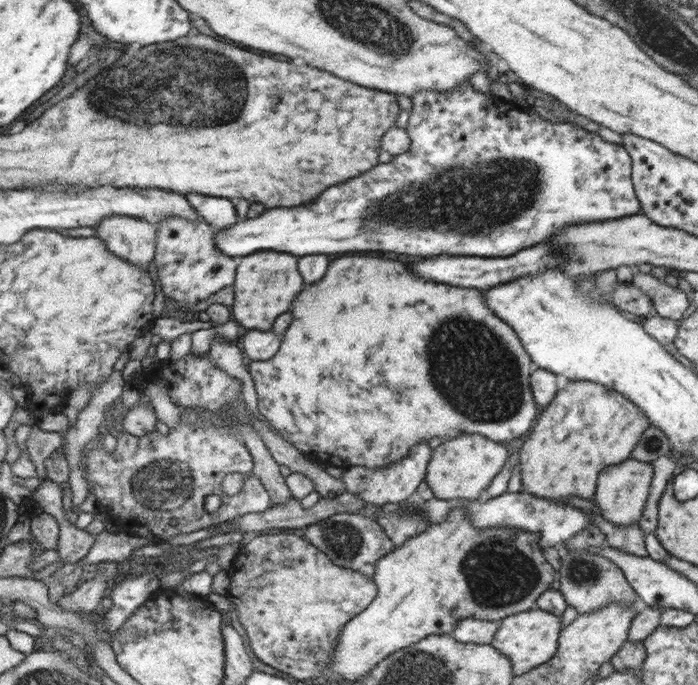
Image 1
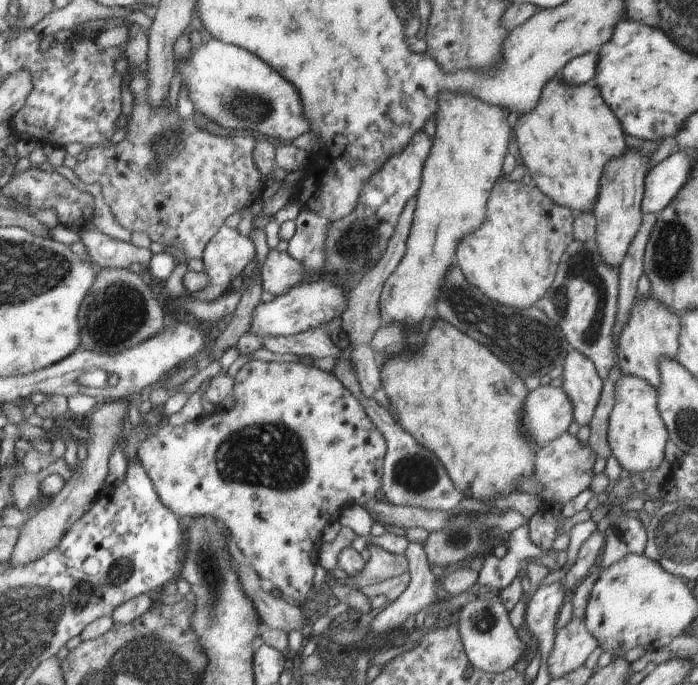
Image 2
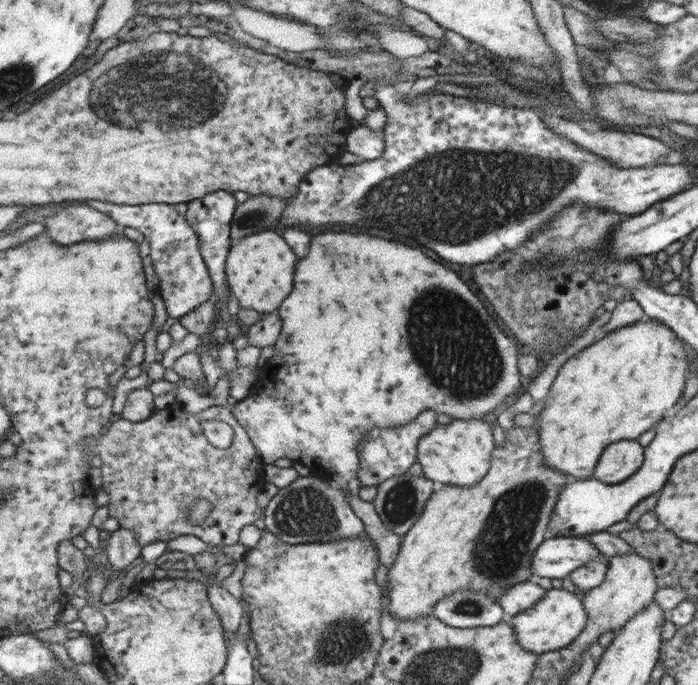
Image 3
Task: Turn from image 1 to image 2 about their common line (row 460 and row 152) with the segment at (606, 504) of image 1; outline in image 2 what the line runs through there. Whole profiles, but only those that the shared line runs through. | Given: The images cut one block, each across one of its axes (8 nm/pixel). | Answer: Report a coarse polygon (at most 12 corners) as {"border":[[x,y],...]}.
{"border":[[648,155],[608,159],[592,210],[599,257],[618,270],[643,224]]}

